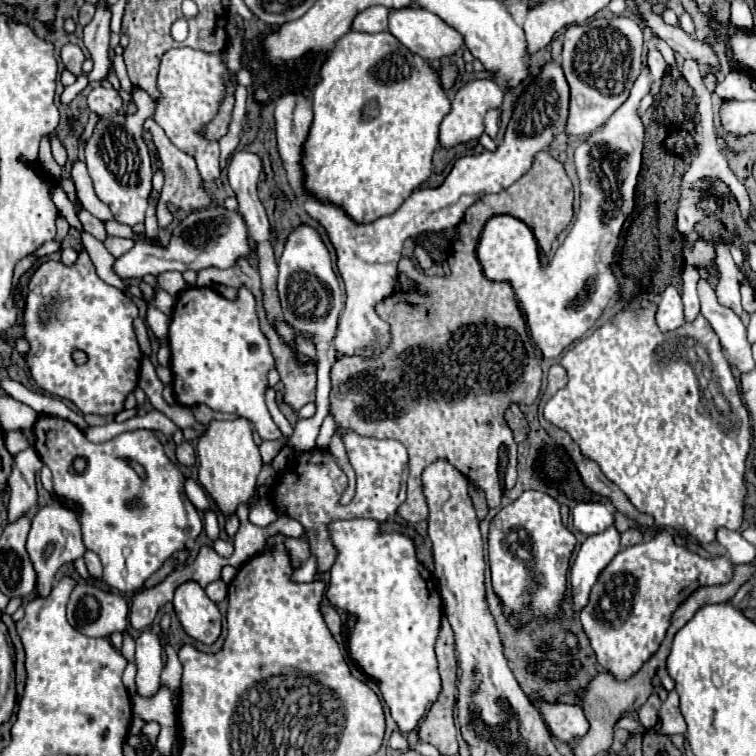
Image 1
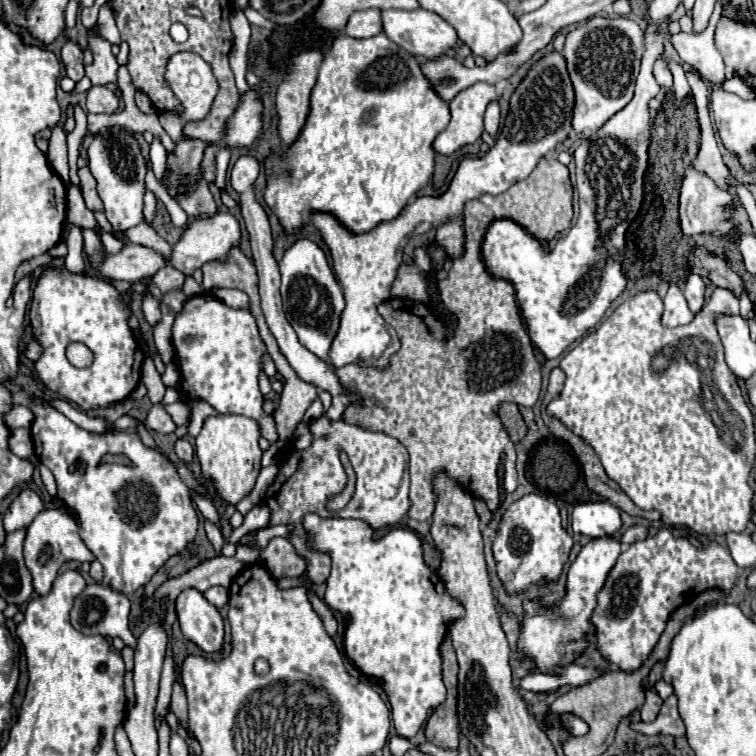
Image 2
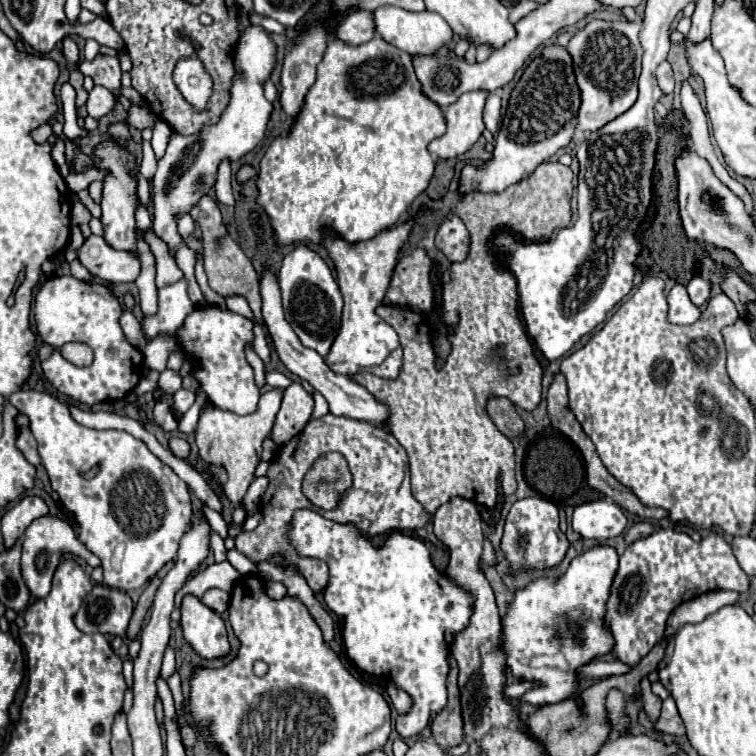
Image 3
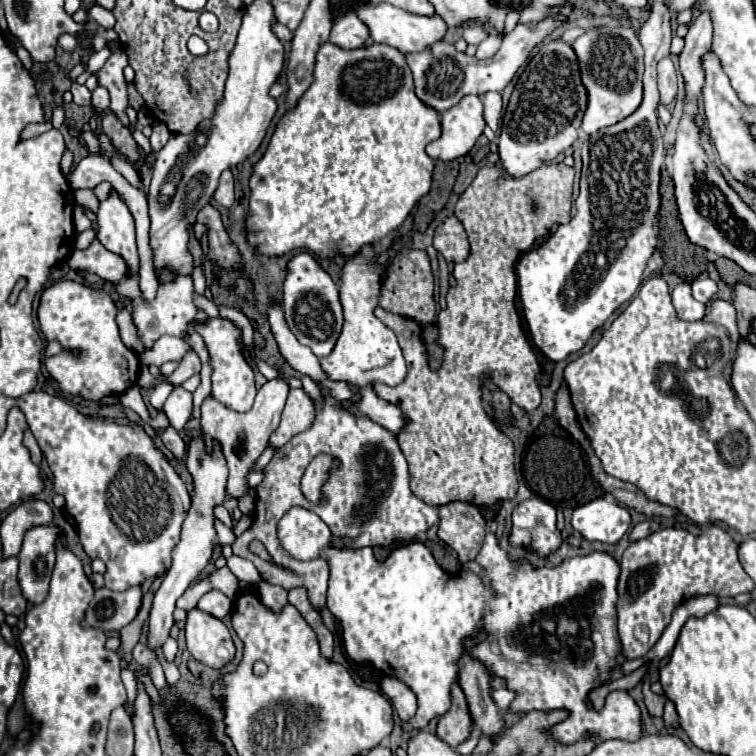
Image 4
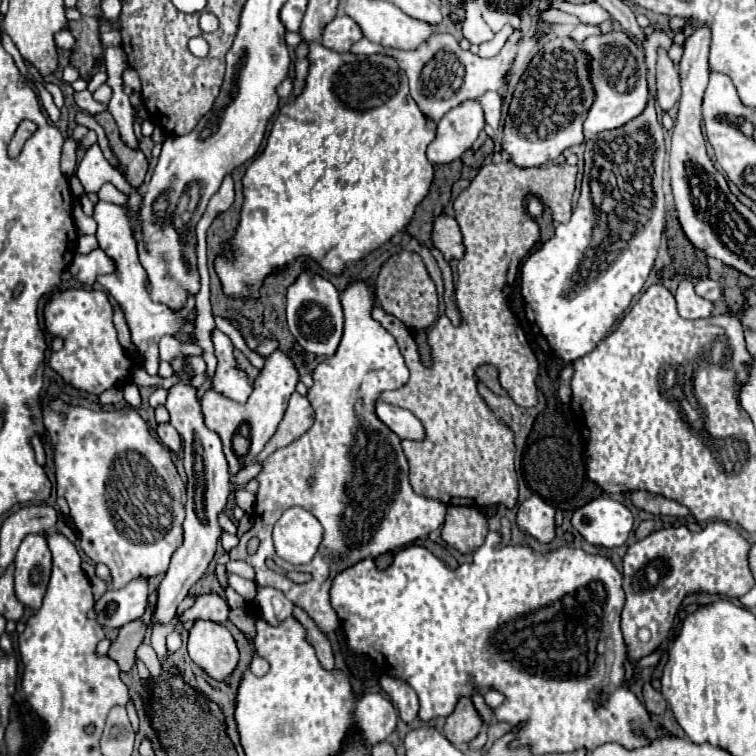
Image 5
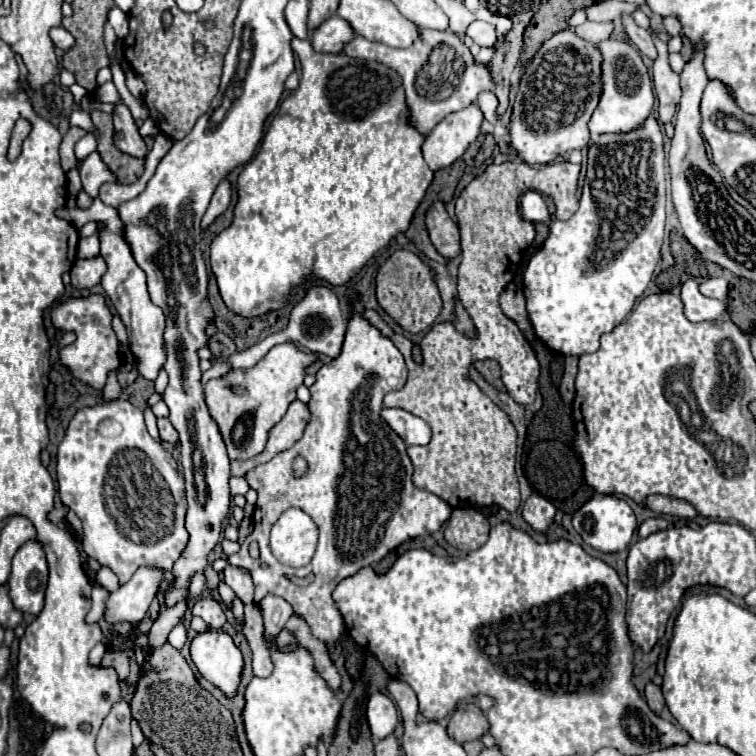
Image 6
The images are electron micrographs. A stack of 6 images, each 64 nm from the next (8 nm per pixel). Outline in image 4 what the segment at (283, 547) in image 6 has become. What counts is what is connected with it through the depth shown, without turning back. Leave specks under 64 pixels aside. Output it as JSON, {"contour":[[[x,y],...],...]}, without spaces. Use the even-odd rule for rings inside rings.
{"contour":[[[298,506],[292,508],[292,510],[280,520],[280,524],[278,524],[278,538],[280,538],[282,546],[284,546],[284,550],[288,550],[290,556],[296,558],[296,560],[312,560],[312,558],[316,558],[316,556],[324,556],[324,558],[328,560],[328,564],[330,564],[330,582],[328,582],[326,606],[328,606],[328,610],[330,610],[330,612],[340,620],[340,624],[342,624],[342,638],[344,638],[344,648],[346,648],[348,656],[350,656],[354,662],[372,664],[376,670],[384,672],[386,676],[396,676],[400,682],[404,682],[404,684],[416,694],[416,698],[418,698],[418,710],[416,710],[416,714],[414,714],[410,720],[402,722],[402,730],[404,730],[404,732],[412,732],[412,730],[422,730],[422,728],[426,728],[426,724],[428,724],[432,718],[442,716],[442,714],[450,708],[450,686],[452,686],[452,682],[458,680],[458,664],[456,664],[456,662],[458,662],[458,656],[460,656],[462,640],[464,640],[466,636],[476,634],[478,628],[484,628],[484,630],[488,632],[488,640],[480,642],[480,644],[472,650],[472,656],[476,656],[476,658],[480,658],[482,662],[486,662],[492,676],[506,678],[508,688],[514,690],[514,692],[518,692],[516,700],[510,704],[510,710],[512,710],[512,712],[552,710],[552,708],[566,708],[566,710],[570,710],[570,716],[568,716],[562,724],[558,724],[558,726],[552,728],[556,740],[562,742],[562,744],[576,742],[576,740],[580,740],[586,732],[594,732],[594,734],[598,736],[600,742],[602,742],[602,740],[610,740],[610,738],[620,738],[620,740],[638,740],[638,738],[640,738],[640,734],[642,734],[640,710],[638,710],[636,702],[634,702],[626,692],[616,692],[616,700],[612,700],[610,712],[592,712],[590,700],[588,700],[588,696],[586,696],[594,686],[600,686],[602,682],[606,682],[606,678],[608,678],[608,674],[610,674],[610,668],[616,666],[616,662],[614,662],[614,656],[616,656],[616,654],[612,654],[612,656],[606,654],[606,650],[604,650],[604,634],[602,634],[602,630],[606,630],[606,628],[610,630],[610,626],[612,626],[614,632],[616,632],[616,608],[614,608],[614,602],[616,602],[616,582],[618,582],[620,568],[618,568],[618,562],[616,562],[608,552],[592,552],[592,554],[586,554],[586,556],[576,556],[576,558],[570,558],[568,564],[564,562],[564,564],[560,564],[558,568],[538,568],[538,570],[532,570],[530,564],[524,564],[522,568],[514,568],[514,566],[510,564],[506,552],[502,552],[502,550],[498,548],[496,536],[494,536],[494,534],[486,534],[486,540],[484,540],[484,544],[482,544],[482,550],[480,550],[480,554],[478,554],[478,558],[476,558],[476,562],[488,570],[488,578],[490,578],[492,586],[486,586],[486,584],[482,584],[482,580],[480,580],[476,574],[472,574],[472,572],[464,572],[464,574],[460,574],[460,576],[452,576],[452,574],[444,572],[444,570],[436,564],[436,560],[434,560],[434,556],[430,554],[430,550],[428,550],[422,542],[418,542],[418,540],[412,540],[412,542],[408,542],[408,544],[394,544],[394,548],[392,548],[392,552],[388,554],[386,560],[378,560],[378,558],[374,556],[372,548],[336,548],[336,546],[334,546],[334,536],[332,536],[332,530],[328,528],[328,524],[324,524],[324,520],[320,520],[320,516],[316,516],[312,510],[298,508]]]}

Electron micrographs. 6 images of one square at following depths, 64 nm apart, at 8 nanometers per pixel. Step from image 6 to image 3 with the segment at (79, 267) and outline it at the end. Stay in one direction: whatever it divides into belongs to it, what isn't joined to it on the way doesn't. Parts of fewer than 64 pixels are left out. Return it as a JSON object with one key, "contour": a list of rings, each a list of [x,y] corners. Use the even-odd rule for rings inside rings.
{"contour":[[[94,234],[86,238],[78,252],[66,252],[68,262],[74,258],[78,258],[90,270],[90,274],[106,282],[134,282],[140,274],[140,256],[136,256],[136,252],[120,252],[108,248],[108,244],[104,244],[104,240]]]}

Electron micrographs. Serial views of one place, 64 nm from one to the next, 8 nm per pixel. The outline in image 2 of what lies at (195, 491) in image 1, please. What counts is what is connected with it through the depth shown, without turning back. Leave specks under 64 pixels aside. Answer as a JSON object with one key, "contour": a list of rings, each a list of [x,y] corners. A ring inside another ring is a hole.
{"contour":[[[192,492],[192,500],[194,500],[194,504],[198,506],[198,510],[202,512],[202,516],[206,518],[206,520],[212,520],[216,526],[220,526],[220,516],[218,516],[218,512],[216,512],[216,508],[214,508],[214,504],[210,502],[210,500],[206,500],[200,492]]]}

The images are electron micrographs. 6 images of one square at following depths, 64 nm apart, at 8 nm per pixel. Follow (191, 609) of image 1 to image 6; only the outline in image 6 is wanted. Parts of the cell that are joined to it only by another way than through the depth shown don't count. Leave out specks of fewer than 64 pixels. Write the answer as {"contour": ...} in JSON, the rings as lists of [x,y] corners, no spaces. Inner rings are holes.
{"contour":[[[214,628],[200,632],[190,644],[190,654],[192,662],[208,682],[218,686],[226,696],[236,692],[244,662],[230,634]]]}

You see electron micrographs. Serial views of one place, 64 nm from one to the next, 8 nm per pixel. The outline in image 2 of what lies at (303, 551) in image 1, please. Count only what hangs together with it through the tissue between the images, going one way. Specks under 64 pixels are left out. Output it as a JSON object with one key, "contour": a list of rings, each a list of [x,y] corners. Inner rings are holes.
{"contour":[[[272,538],[258,558],[276,578],[300,576],[306,570],[306,558],[296,552],[288,538]]]}

